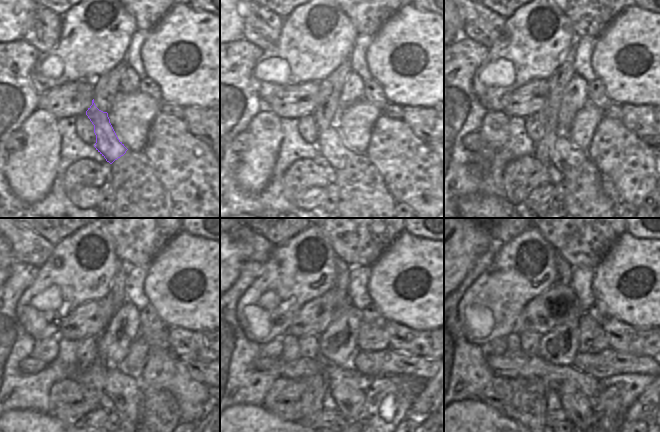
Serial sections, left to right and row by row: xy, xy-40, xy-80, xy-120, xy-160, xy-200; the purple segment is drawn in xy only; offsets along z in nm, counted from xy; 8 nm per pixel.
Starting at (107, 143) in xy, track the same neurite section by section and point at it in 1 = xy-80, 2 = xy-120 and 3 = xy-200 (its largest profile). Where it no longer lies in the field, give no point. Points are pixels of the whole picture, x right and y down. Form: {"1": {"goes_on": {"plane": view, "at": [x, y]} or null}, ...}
{"1": {"goes_on": {"plane": "xy-80", "at": [565, 157]}}, "2": {"goes_on": {"plane": "xy-120", "at": [122, 389]}}, "3": {"goes_on": {"plane": "xy-200", "at": [578, 408]}}}

